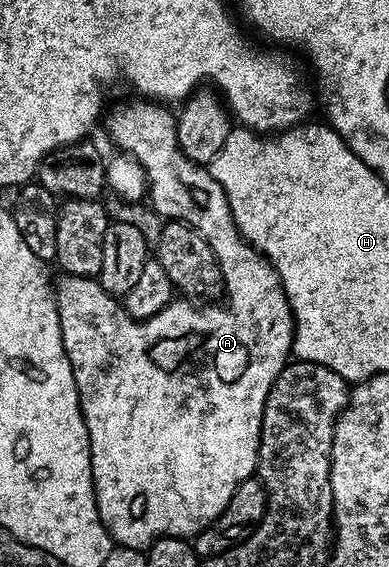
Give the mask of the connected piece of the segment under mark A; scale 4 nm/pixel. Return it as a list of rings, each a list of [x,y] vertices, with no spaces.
[[[156,100],[137,101],[141,102],[133,102],[130,106],[121,106],[118,110],[110,112],[109,138],[117,145],[118,151],[131,155],[144,168],[148,205],[162,219],[186,222],[194,230],[198,230],[211,244],[211,248],[217,256],[217,264],[221,267],[223,302],[226,302],[226,306],[217,306],[221,304],[194,304],[189,300],[174,300],[155,316],[138,320],[126,312],[124,305],[116,297],[101,287],[97,278],[65,274],[61,276],[61,279],[56,279],[55,282],[63,348],[67,352],[67,360],[73,369],[75,388],[81,405],[81,415],[85,421],[87,436],[89,437],[89,455],[91,456],[93,491],[97,501],[97,511],[110,538],[116,545],[144,551],[152,546],[158,538],[189,540],[200,534],[210,522],[221,515],[223,508],[227,508],[231,496],[235,496],[235,488],[239,488],[239,484],[243,484],[243,480],[254,477],[257,469],[261,421],[263,420],[263,408],[267,400],[267,392],[271,392],[279,372],[287,365],[287,359],[293,349],[293,327],[295,323],[289,301],[285,295],[285,289],[275,272],[275,268],[265,259],[265,255],[254,248],[237,230],[223,188],[213,179],[213,176],[209,174],[208,169],[202,163],[192,162],[181,150],[181,146],[177,142],[177,120],[174,111],[169,111],[172,109],[168,105]]]

